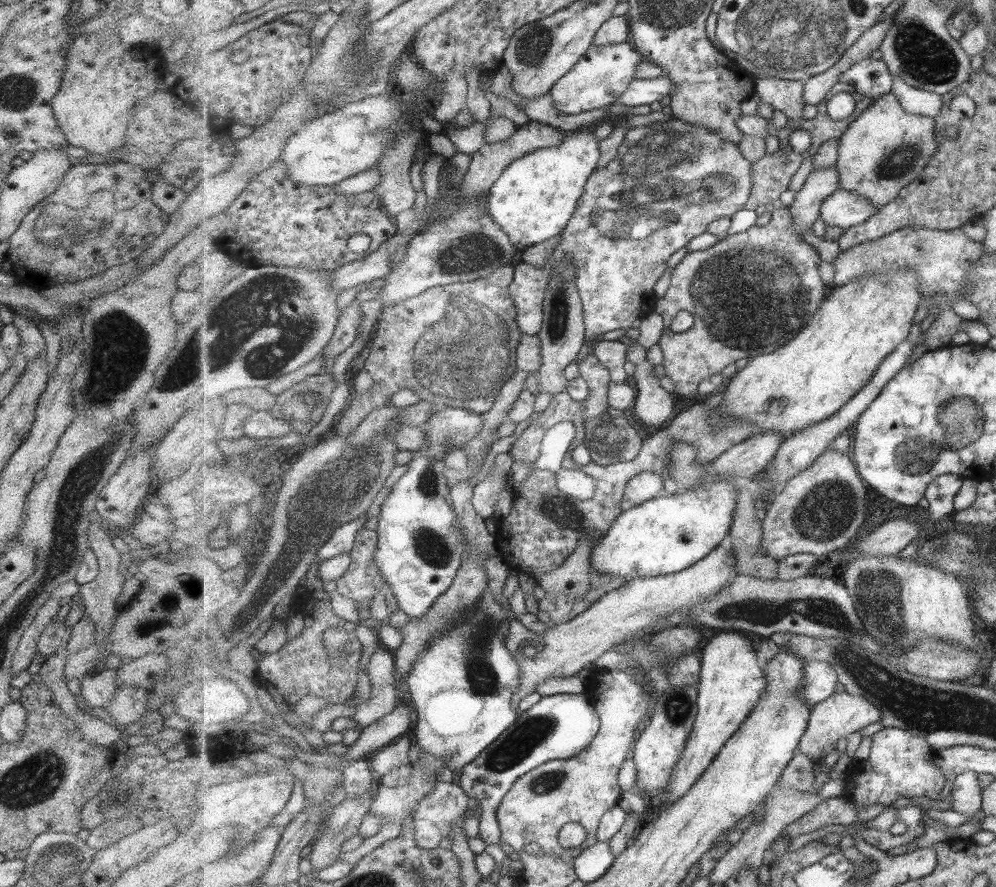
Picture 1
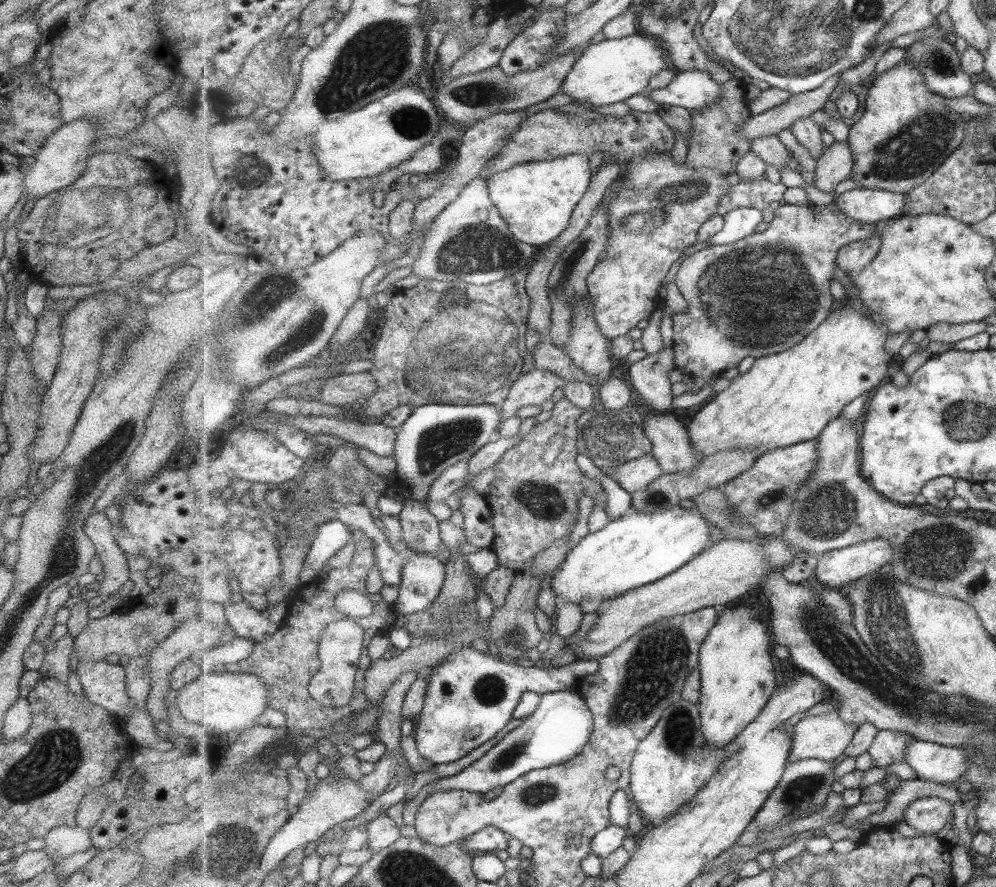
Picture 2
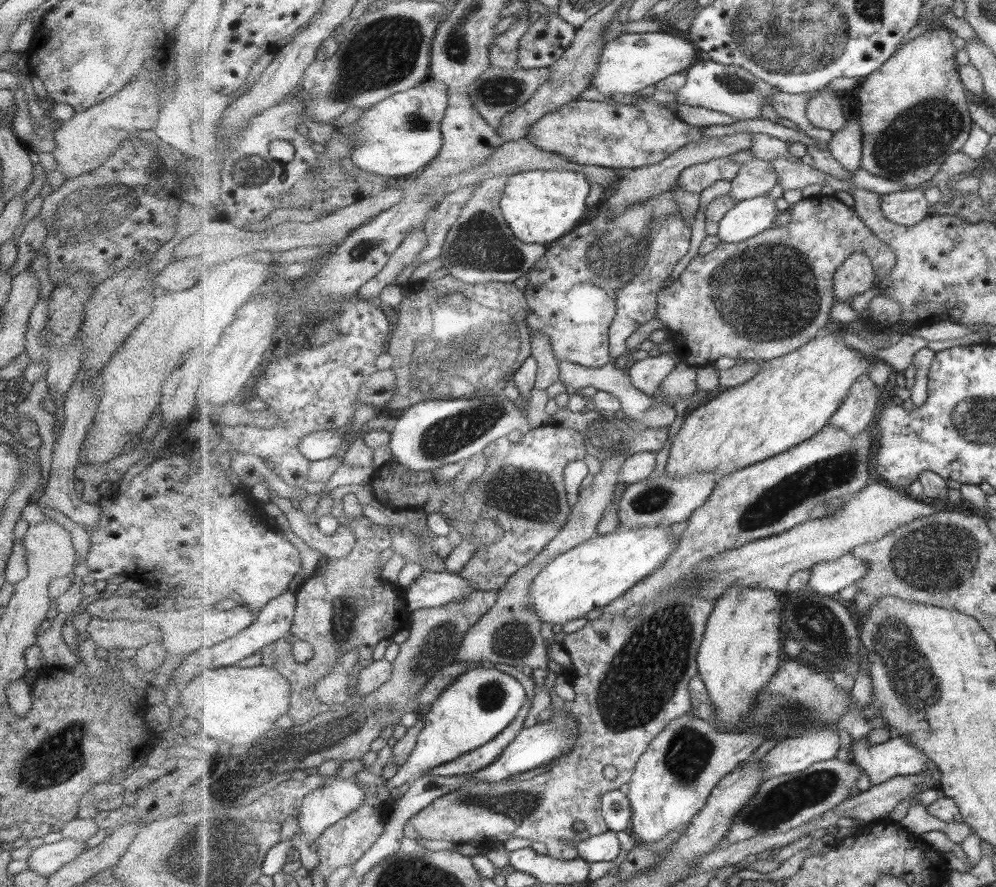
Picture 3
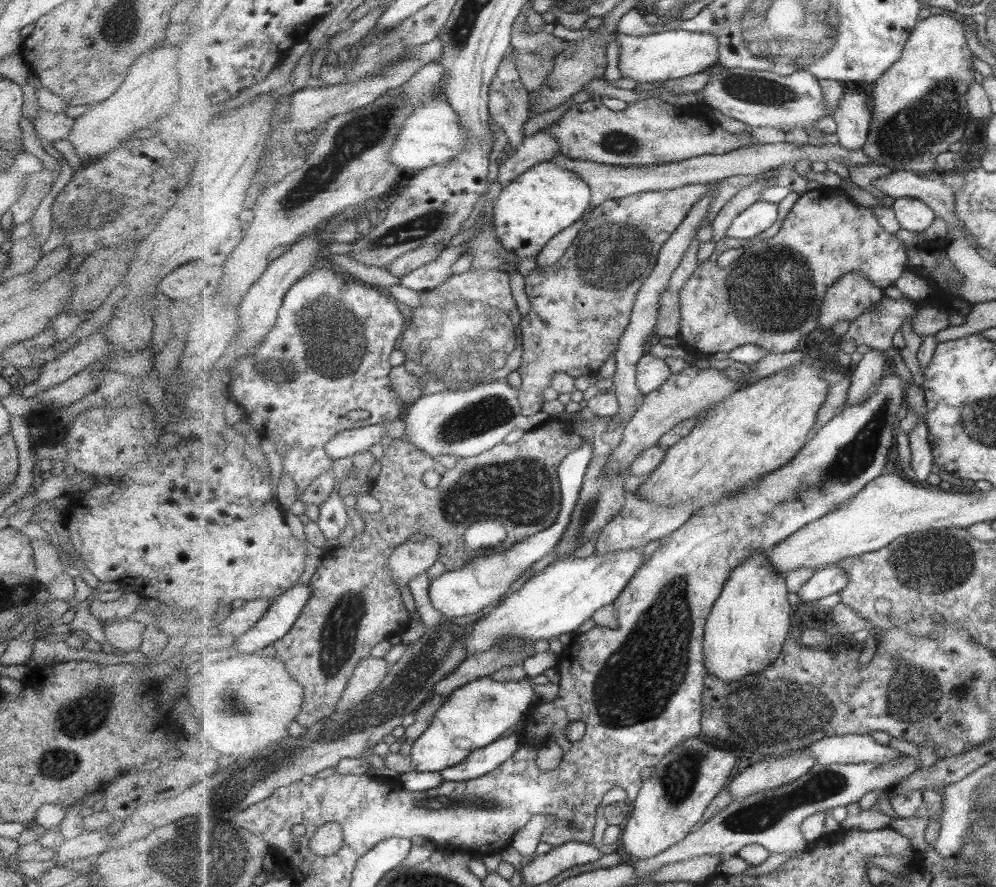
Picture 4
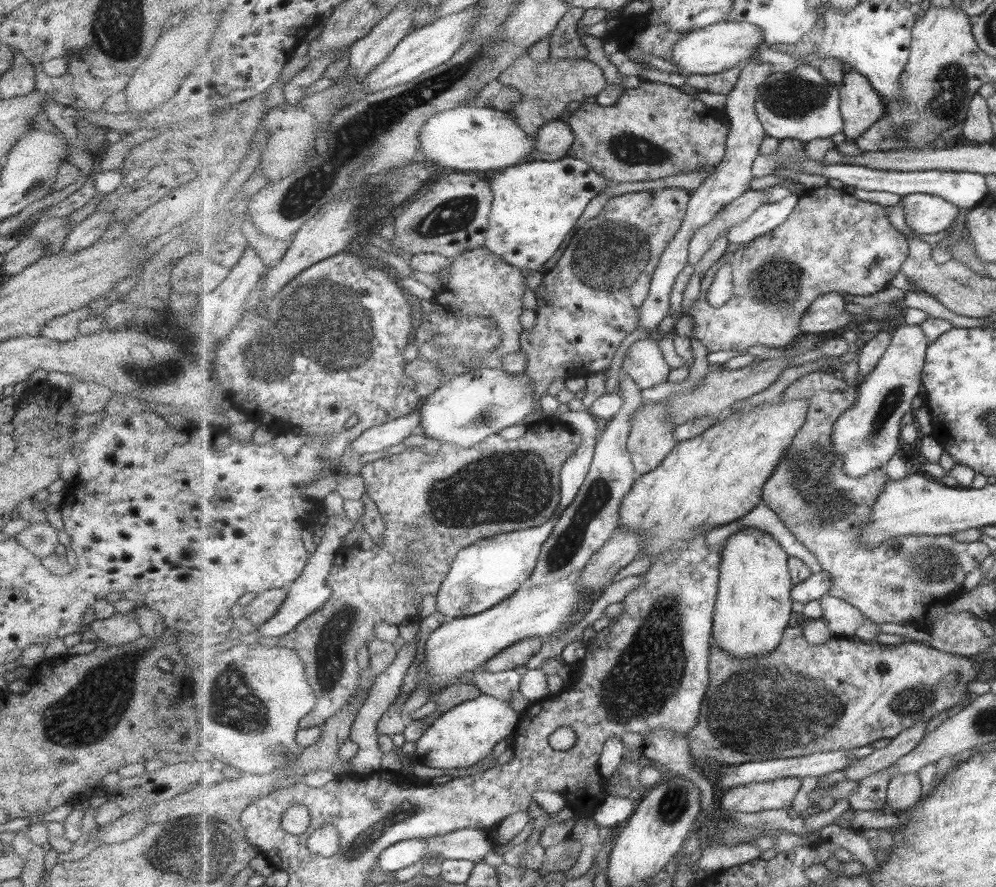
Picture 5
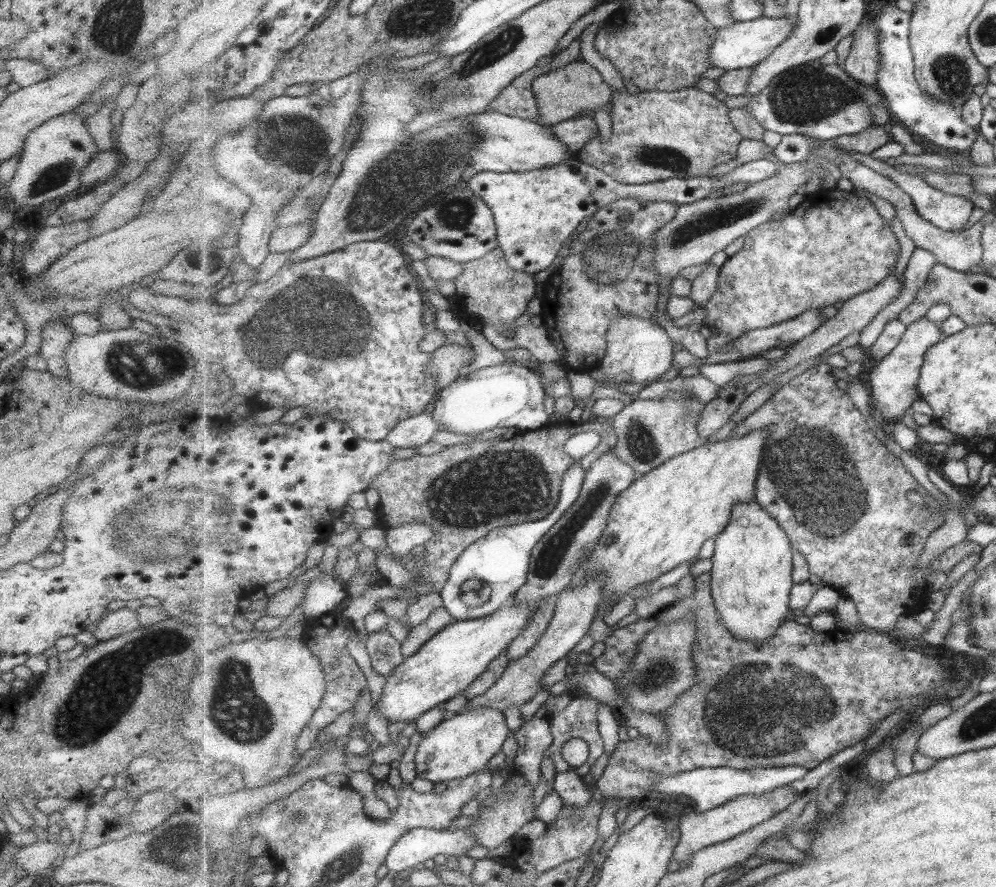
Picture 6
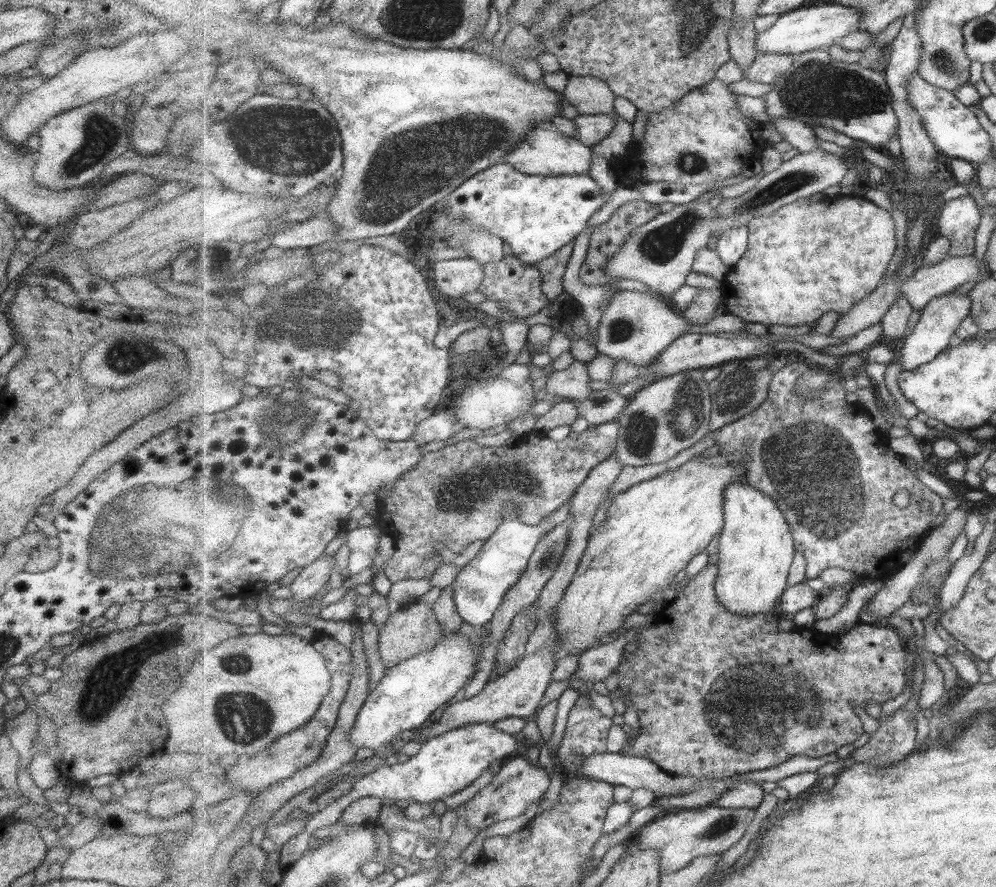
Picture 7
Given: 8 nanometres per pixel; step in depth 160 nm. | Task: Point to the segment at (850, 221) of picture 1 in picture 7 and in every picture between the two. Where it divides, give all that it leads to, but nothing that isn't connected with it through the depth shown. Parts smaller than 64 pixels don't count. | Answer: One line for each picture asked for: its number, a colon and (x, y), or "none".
2: (871, 206)
3: (909, 207)
4: (914, 215)
5: (926, 214)
6: (950, 213)
7: (961, 218)

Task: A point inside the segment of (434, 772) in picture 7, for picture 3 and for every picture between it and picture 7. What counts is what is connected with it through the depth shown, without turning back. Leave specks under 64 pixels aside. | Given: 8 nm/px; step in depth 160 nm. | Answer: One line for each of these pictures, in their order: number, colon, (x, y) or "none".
3: (480, 705)
4: (476, 715)
5: (466, 735)
6: (463, 744)

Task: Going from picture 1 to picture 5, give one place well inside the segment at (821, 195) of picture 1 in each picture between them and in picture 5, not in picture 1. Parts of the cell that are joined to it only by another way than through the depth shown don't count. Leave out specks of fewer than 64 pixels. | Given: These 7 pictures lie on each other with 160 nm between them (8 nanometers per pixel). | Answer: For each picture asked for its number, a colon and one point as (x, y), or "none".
2: (836, 165)
3: (846, 147)
4: (853, 117)
5: (861, 106)

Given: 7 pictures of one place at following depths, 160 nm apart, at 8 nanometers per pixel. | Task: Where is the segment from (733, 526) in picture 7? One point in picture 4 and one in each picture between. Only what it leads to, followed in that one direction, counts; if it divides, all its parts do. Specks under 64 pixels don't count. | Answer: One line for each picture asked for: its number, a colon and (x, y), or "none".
4: (746, 632)
5: (754, 605)
6: (753, 566)

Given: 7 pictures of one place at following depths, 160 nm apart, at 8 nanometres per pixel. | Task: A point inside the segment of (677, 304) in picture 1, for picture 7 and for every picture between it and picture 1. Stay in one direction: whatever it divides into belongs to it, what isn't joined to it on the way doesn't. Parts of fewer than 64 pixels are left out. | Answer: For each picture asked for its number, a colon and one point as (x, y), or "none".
2: (767, 293)
3: (764, 298)
4: (771, 295)
5: (832, 242)
6: (834, 245)
7: (807, 259)

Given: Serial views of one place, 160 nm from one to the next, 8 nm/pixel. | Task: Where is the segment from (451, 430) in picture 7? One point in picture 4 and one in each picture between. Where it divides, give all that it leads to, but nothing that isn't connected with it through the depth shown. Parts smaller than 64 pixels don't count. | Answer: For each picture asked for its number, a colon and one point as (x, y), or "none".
4: (345, 445)
5: (381, 437)
6: (417, 431)

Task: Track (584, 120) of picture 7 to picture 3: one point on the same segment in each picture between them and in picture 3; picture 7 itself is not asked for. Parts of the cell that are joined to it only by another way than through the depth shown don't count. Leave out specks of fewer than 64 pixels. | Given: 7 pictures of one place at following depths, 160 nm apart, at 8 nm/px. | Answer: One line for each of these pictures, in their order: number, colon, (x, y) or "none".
3: (480, 246)
4: (540, 147)
5: (554, 141)
6: (576, 133)

